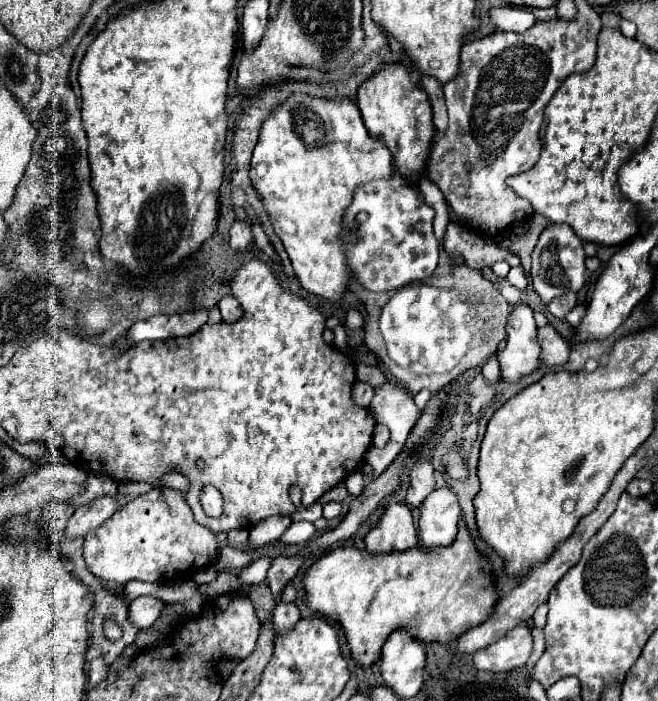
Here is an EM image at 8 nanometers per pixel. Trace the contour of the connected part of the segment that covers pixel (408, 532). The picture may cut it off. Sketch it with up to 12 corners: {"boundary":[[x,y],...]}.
{"boundary":[[389,504],[365,536],[371,554],[405,552],[417,544],[407,504]]}

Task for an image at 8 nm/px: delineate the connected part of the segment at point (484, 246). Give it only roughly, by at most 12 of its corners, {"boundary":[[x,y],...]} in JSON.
{"boundary":[[449,222],[443,248],[471,268],[521,260],[481,234]]}

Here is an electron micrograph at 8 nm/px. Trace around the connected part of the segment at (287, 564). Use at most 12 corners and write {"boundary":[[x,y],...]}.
{"boundary":[[307,552],[275,558],[265,580],[275,598],[299,572]]}

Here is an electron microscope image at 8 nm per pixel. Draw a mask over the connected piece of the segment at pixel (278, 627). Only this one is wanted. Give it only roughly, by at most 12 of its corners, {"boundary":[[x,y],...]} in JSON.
{"boundary":[[279,602],[273,612],[275,640],[299,622],[291,602]]}

